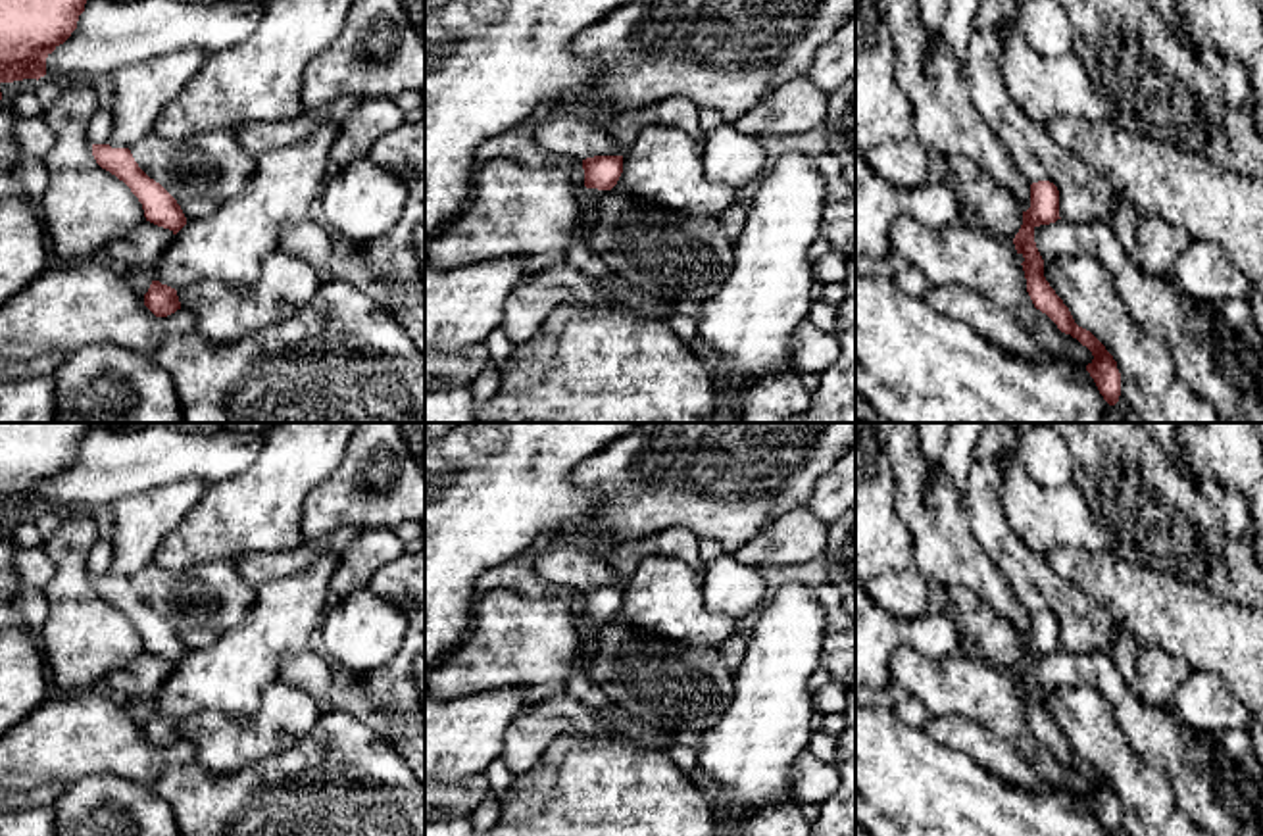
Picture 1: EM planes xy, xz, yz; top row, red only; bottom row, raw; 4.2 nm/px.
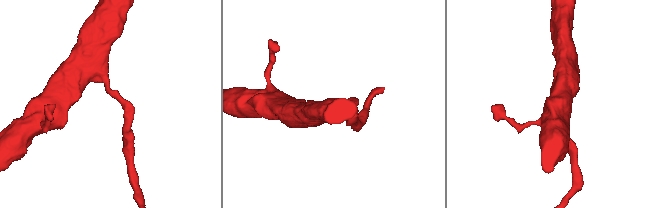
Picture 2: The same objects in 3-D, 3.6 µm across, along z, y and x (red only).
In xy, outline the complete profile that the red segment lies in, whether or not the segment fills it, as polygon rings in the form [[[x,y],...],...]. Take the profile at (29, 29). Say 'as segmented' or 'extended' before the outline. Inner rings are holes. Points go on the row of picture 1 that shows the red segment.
as segmented; [[[0,0],[0,83],[40,79],[46,58],[77,29],[87,0]]]

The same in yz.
as segmented; [[[1050,181],[1032,183],[1030,208],[1023,211],[1023,225],[1013,238],[1017,254],[1025,258],[1021,265],[1027,279],[1027,292],[1034,307],[1046,313],[1061,332],[1071,334],[1092,352],[1094,359],[1086,365],[1086,371],[1094,379],[1103,400],[1115,406],[1121,396],[1117,361],[1090,331],[1075,323],[1069,307],[1044,277],[1044,259],[1034,242],[1034,229],[1055,223],[1057,219],[1061,219],[1057,186]]]

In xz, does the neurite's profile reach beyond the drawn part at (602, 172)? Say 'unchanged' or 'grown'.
unchanged

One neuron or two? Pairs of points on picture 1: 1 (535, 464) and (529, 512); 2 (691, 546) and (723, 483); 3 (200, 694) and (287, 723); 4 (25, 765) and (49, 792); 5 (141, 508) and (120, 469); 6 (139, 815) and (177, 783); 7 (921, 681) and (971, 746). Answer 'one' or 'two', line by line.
1: one
2: two
3: two
4: two
5: two
6: two
7: two

